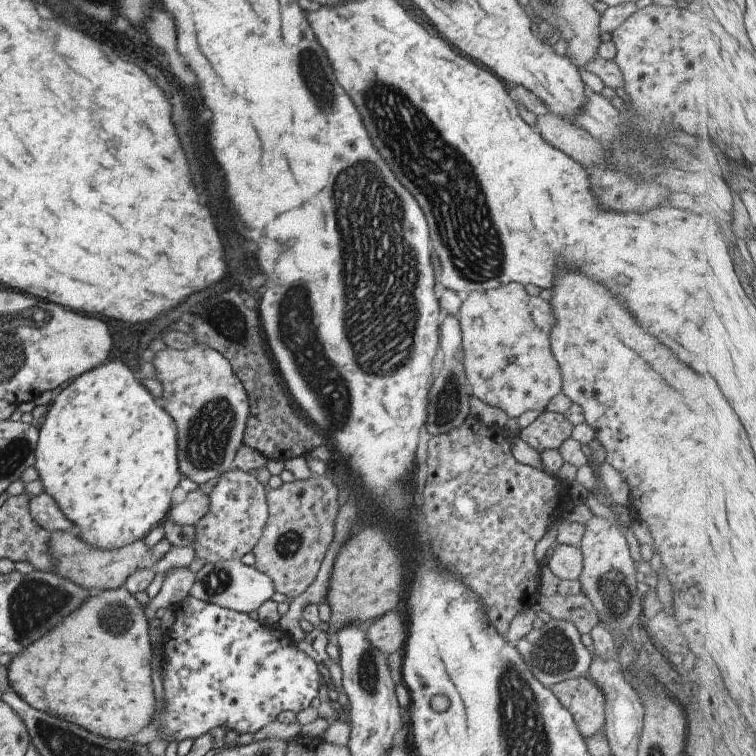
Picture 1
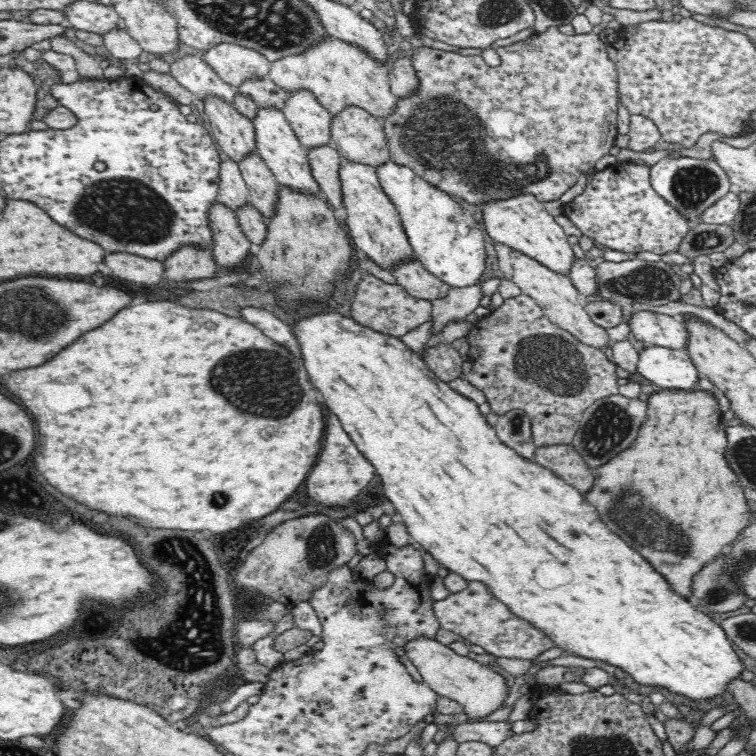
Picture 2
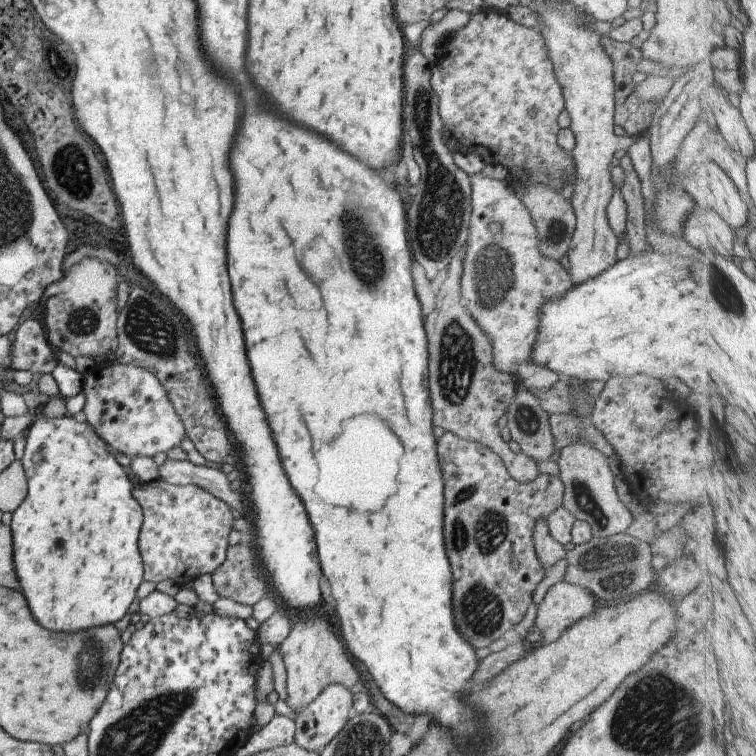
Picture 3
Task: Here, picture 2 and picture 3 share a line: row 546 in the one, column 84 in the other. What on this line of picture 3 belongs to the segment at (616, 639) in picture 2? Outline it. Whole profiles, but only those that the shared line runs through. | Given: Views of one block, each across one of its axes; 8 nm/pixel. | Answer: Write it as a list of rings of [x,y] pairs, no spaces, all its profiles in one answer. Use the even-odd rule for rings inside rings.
[[[42,414],[35,417],[30,428],[27,429],[26,445],[22,463],[27,478],[27,495],[13,513],[11,531],[13,534],[13,565],[15,575],[18,577],[21,593],[24,595],[28,608],[34,620],[52,632],[80,632],[94,626],[113,625],[126,616],[128,608],[136,600],[136,590],[144,580],[143,562],[139,551],[138,541],[141,524],[143,523],[143,510],[140,503],[133,497],[134,485],[122,465],[116,462],[111,454],[111,448],[105,440],[86,422],[76,422],[72,416],[66,414],[63,418],[44,417]]]

